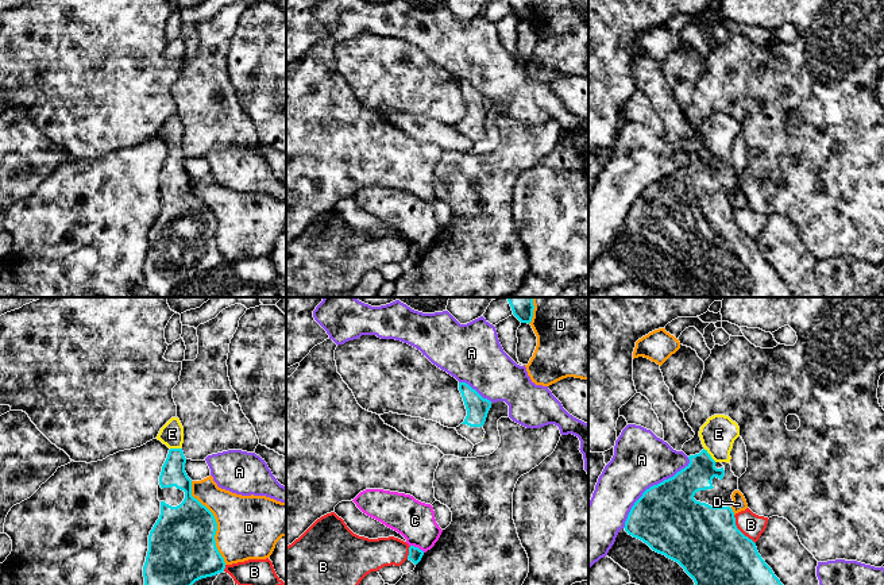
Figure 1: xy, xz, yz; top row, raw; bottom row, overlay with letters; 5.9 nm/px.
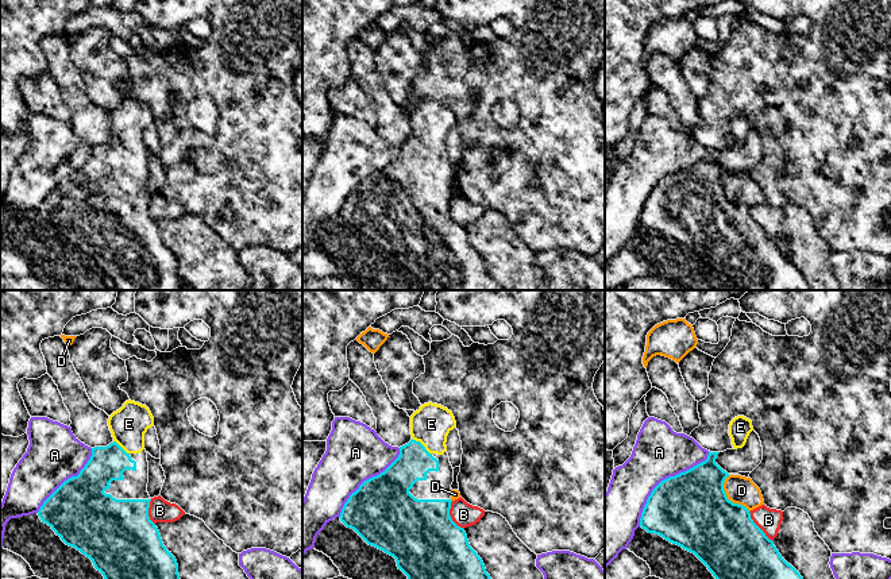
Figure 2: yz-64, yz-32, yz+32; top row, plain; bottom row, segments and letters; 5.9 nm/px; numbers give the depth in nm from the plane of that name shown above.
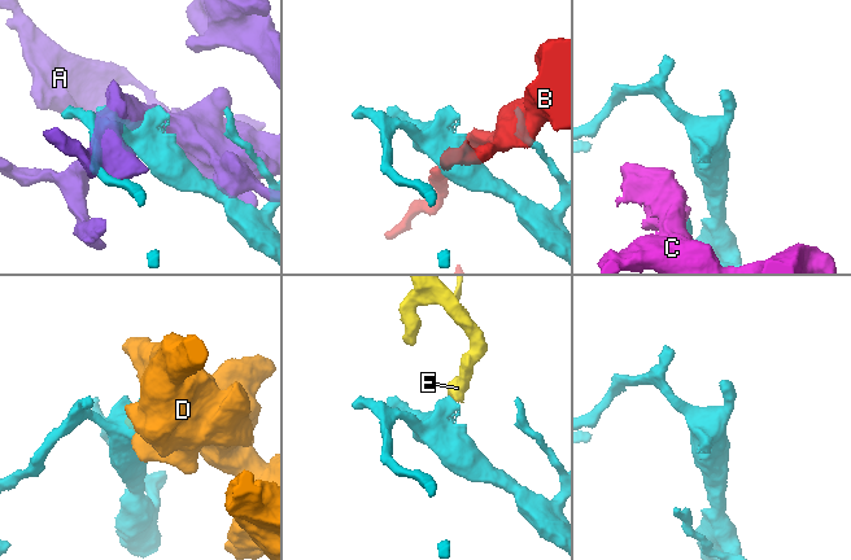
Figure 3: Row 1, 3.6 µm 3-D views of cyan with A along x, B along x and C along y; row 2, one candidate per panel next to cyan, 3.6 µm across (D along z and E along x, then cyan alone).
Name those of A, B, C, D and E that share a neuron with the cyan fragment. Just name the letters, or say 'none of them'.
E

